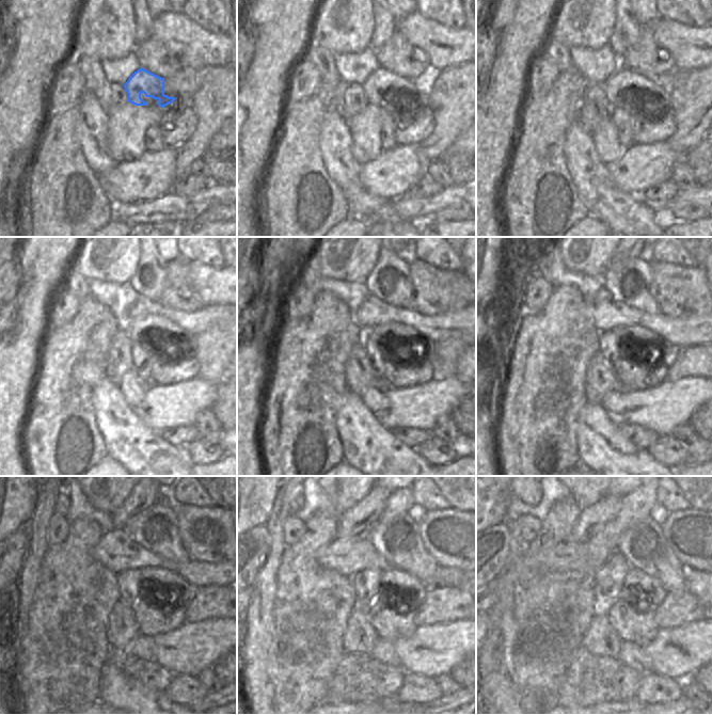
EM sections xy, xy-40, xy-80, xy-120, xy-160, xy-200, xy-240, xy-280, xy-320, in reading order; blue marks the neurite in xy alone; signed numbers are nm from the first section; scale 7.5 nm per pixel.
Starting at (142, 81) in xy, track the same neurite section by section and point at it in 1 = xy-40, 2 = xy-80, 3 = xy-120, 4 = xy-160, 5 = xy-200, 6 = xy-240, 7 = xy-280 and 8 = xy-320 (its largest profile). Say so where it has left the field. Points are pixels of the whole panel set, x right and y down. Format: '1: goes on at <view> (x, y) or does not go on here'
1: goes on at xy-40 (382, 80)
2: goes on at xy-80 (625, 82)
3: goes on at xy-120 (139, 329)
4: goes on at xy-160 (406, 340)
5: goes on at xy-200 (644, 343)
6: goes on at xy-240 (165, 583)
7: goes on at xy-280 (400, 585)
8: goes on at xy-320 (639, 588)

